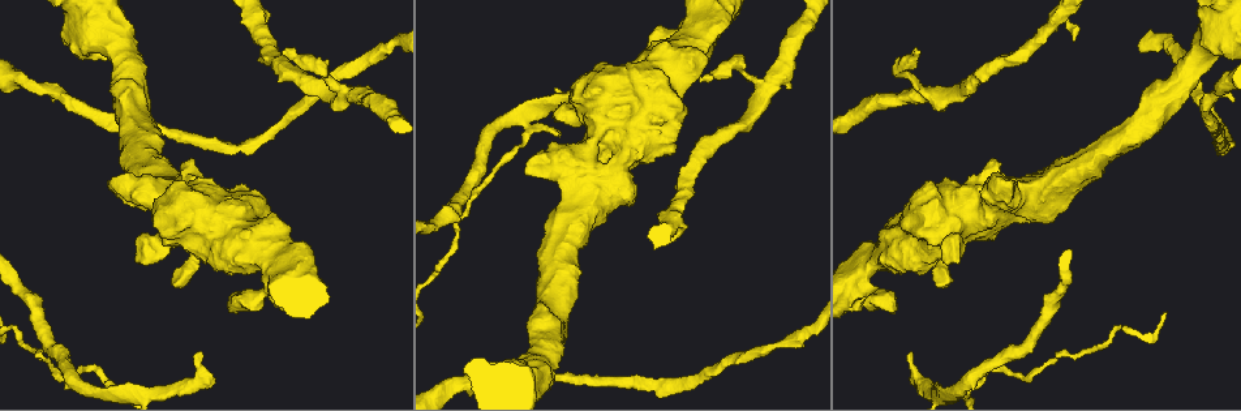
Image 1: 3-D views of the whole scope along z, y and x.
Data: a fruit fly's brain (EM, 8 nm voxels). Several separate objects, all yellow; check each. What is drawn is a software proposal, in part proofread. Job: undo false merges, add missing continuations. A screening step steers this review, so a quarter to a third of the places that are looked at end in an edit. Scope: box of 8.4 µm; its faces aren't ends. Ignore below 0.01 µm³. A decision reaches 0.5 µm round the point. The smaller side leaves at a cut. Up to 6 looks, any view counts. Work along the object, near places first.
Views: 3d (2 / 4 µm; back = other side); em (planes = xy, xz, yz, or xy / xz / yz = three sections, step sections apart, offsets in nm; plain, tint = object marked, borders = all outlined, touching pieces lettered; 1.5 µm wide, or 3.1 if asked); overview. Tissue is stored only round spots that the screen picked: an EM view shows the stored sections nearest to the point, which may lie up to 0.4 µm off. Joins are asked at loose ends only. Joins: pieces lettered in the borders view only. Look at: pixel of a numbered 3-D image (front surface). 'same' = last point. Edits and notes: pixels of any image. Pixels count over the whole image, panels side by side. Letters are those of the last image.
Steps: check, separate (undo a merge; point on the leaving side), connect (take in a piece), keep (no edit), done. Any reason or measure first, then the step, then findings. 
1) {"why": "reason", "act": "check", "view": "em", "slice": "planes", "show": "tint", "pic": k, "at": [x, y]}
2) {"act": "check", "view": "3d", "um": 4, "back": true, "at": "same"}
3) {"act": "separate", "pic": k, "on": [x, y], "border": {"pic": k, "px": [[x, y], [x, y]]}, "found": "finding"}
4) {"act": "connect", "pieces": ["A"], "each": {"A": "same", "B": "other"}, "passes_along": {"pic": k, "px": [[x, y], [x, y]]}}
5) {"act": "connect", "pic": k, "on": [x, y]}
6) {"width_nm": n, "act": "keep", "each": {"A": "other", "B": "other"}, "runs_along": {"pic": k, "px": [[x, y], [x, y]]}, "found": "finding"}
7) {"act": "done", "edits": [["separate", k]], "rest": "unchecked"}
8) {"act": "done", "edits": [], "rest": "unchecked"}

{"why": "an open end", "act": "check", "view": "em", "slice": "xy", "step": 4, "show": "borders", "pic": 1, "at": [677, 128]}

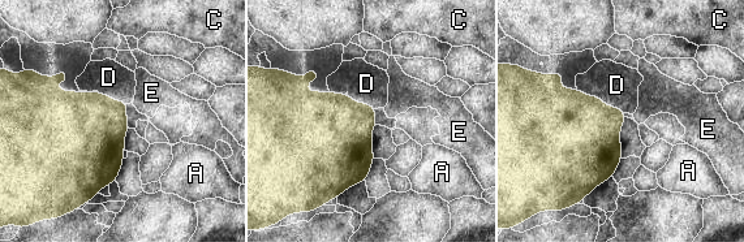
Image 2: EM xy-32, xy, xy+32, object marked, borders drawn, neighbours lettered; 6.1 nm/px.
{"act": "keep", "each": {"A": "other", "C": "other", "D": "other", "E": "other"}, "found": "no lettered piece goes on from it"}

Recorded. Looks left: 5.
{"why": "three-way junction", "act": "check", "view": "em", "slice": "planes", "show": "plain", "pic": 1, "at": [348, 92]}

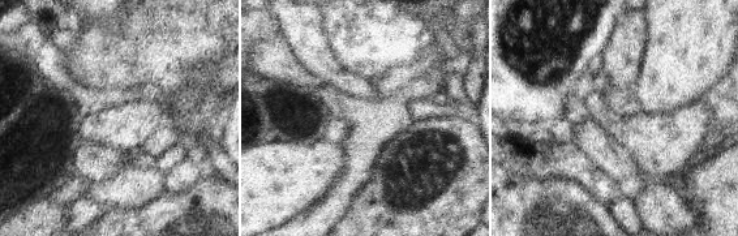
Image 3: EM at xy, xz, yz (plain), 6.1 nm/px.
{"act": "check", "view": "em", "slice": "planes", "show": "borders", "at": "same"}

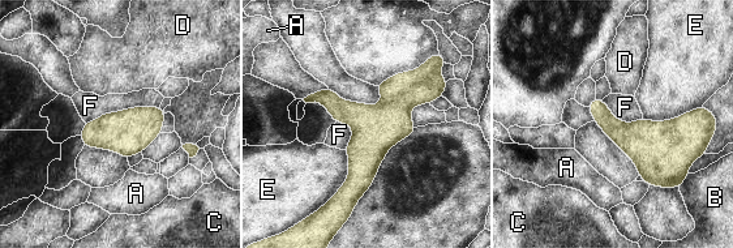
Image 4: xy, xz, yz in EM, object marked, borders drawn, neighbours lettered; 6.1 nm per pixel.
{"act": "keep", "each": {"A": "other", "B": "other", "C": "other", "D": "other", "E": "other", "F": "other"}, "runs_along": {"pic": 4, "px": [[399, 77], [393, 115], [337, 219]]}, "found": "one neuron here"}

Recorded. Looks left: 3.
{"why": "sudden change in width", "act": "check", "view": "3d", "um": 4, "pic": 1, "at": [105, 383]}

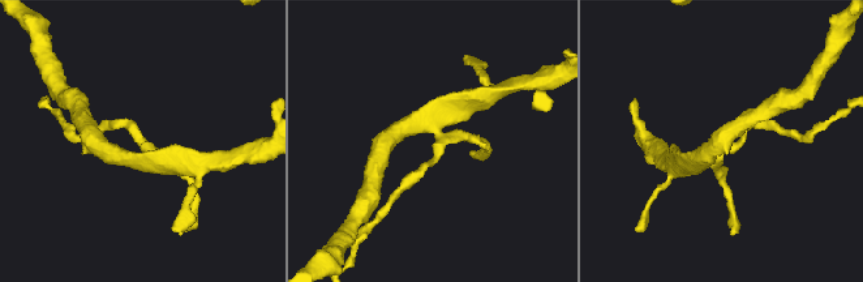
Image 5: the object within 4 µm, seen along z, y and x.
{"act": "check", "view": "em", "slice": "xy", "step": 8, "show": "tint", "pic": 5, "at": [438, 138]}

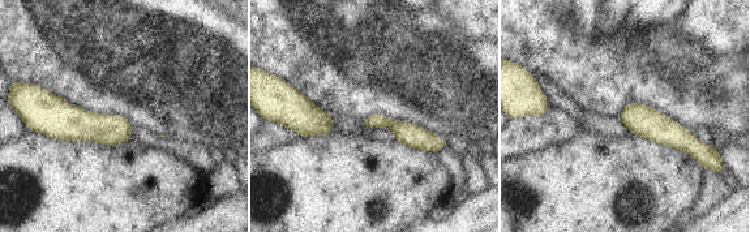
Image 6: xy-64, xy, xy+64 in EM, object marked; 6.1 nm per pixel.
{"act": "check", "view": "em", "slice": "xy", "step": 8, "show": "borders", "at": "same"}

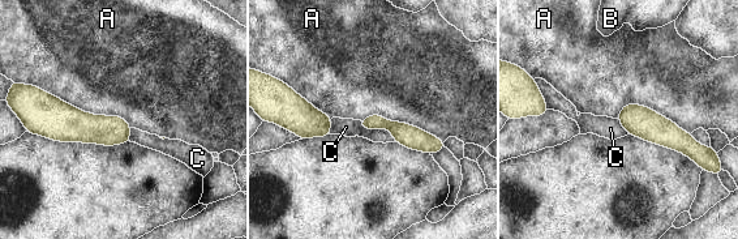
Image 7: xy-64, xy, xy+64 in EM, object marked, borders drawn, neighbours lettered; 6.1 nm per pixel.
{"act": "keep", "each": {"A": "other", "B": "other", "C": "other"}, "found": "one neuron here"}

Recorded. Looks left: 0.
{"act": "done", "edits": [], "rest": "unchecked"}

